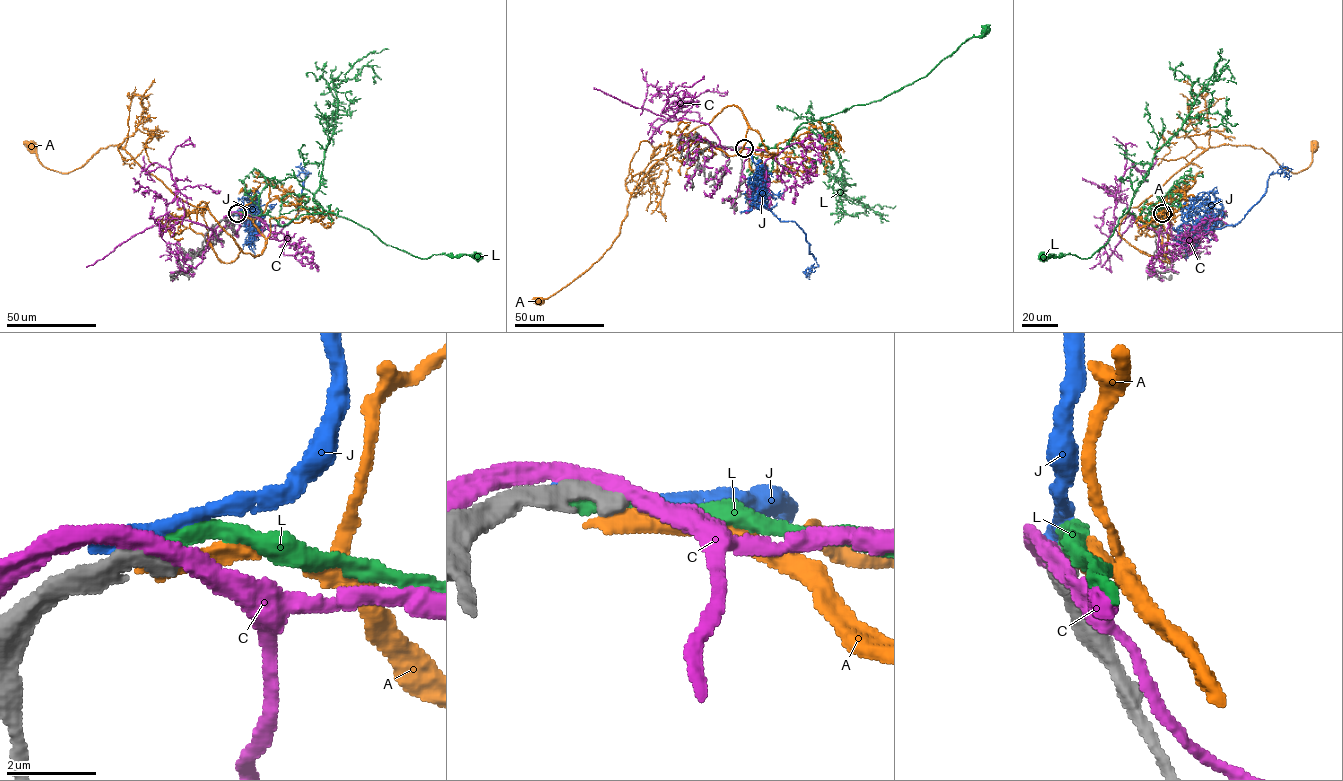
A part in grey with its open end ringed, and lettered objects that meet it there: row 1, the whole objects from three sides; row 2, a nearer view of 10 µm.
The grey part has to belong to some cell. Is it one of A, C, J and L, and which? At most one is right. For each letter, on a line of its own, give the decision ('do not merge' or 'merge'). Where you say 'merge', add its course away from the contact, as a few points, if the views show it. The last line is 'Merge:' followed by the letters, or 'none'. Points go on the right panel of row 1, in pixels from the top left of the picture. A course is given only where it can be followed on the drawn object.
A: do not merge
C: do not merge
J: do not merge
L: do not merge
Merge: none

